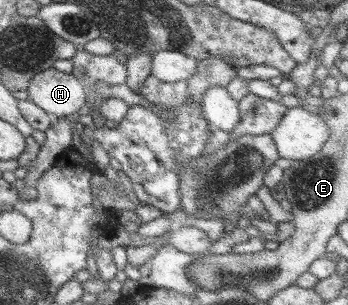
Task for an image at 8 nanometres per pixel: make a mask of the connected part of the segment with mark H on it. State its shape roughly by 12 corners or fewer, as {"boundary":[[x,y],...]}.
{"boundary":[[47,69],[32,77],[28,100],[58,119],[81,113],[85,87]]}

